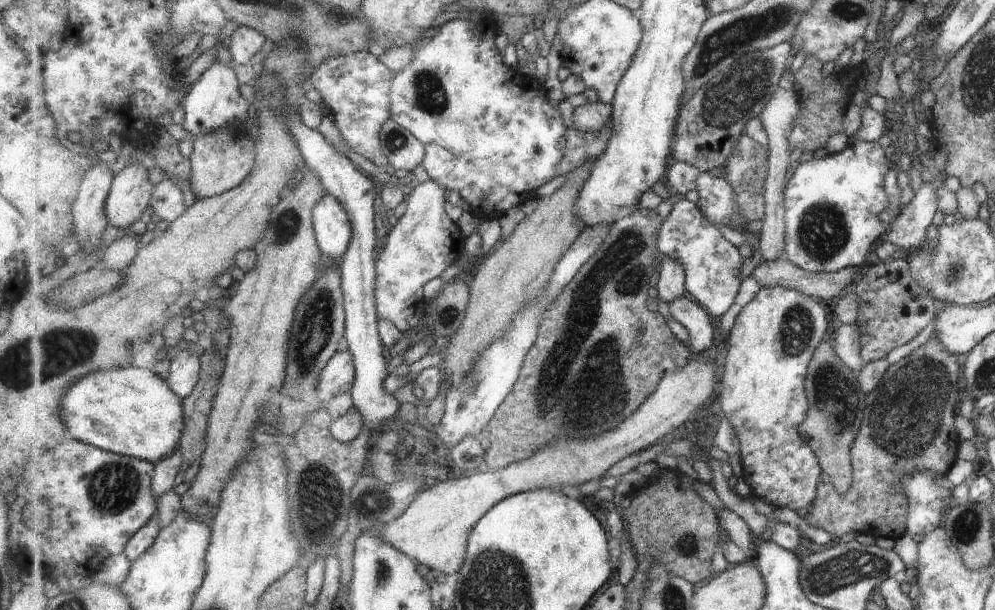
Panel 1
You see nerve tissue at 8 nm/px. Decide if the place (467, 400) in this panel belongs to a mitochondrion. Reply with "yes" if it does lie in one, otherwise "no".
yes

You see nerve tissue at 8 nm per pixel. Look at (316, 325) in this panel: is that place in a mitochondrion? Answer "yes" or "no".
yes

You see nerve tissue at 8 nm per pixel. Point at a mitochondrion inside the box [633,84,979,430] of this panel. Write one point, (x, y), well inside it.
(821, 231)

